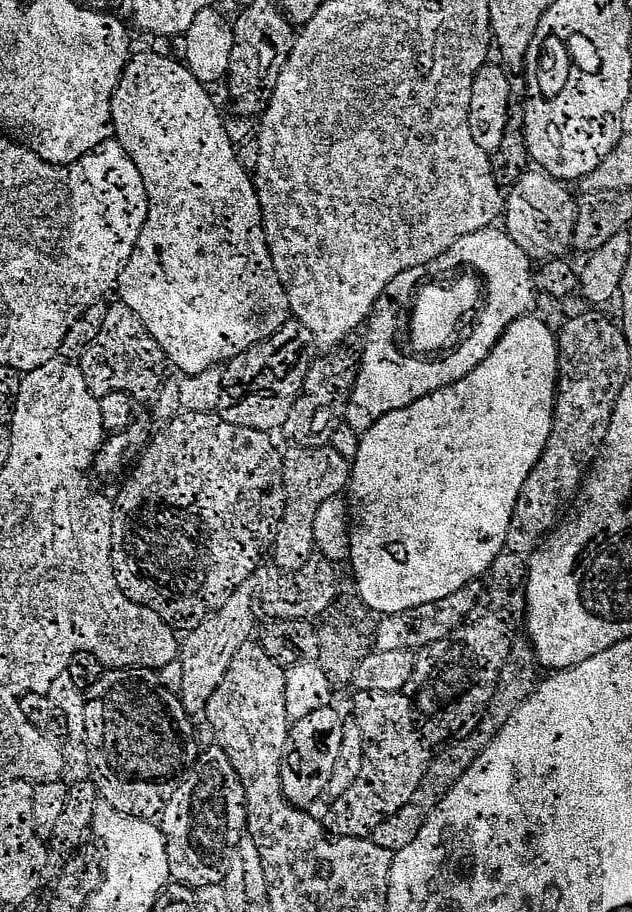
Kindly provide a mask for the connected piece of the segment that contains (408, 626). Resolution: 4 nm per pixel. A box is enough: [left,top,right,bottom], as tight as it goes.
[374,582,482,653]

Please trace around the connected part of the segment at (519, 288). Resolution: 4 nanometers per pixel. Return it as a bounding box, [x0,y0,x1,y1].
[436,226,534,365]

